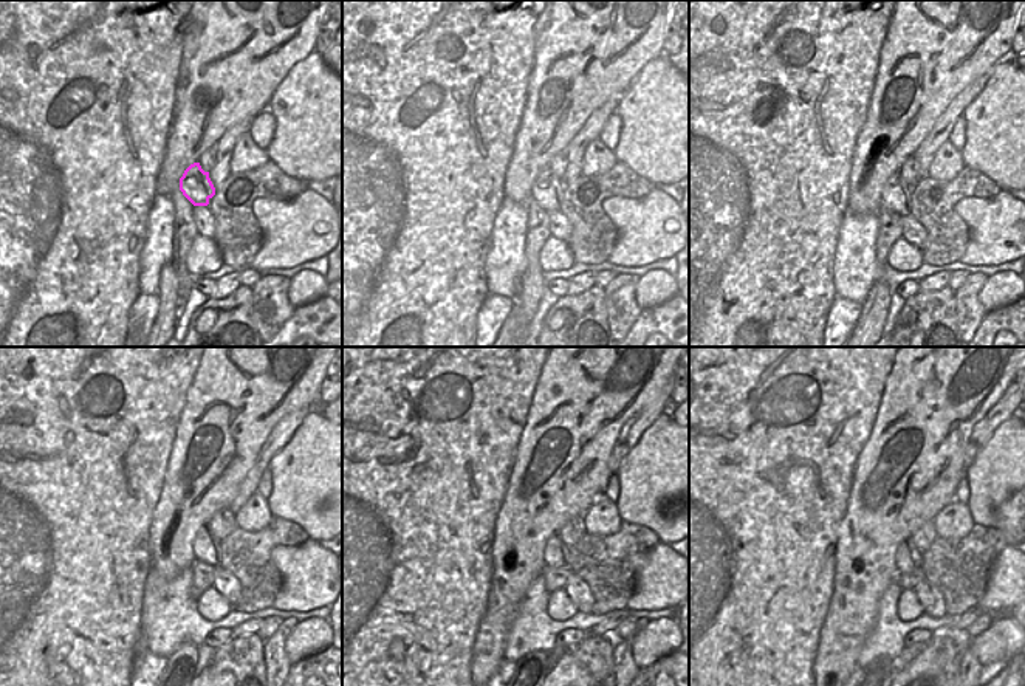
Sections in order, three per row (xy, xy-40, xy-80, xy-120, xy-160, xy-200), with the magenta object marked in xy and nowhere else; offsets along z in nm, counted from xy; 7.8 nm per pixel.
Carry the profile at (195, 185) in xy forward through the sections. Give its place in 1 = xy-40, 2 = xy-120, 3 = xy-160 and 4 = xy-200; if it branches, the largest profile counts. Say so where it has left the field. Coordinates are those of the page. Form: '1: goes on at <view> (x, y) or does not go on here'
1: goes on at xy-40 (545, 191)
2: goes on at xy-120 (206, 548)
3: goes on at xy-160 (556, 553)
4: goes on at xy-200 (908, 558)

